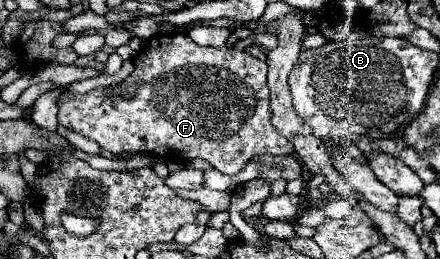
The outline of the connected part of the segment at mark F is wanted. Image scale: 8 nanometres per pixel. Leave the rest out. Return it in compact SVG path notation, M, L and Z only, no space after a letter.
M158 33L154 35L152 39L148 39L144 43L144 47L140 49L140 53L134 57L134 71L130 73L130 77L126 79L128 83L138 83L138 93L136 97L124 101L124 99L106 99L104 97L104 89L96 89L96 91L90 91L86 95L70 95L70 93L62 93L60 99L58 99L58 123L64 125L66 129L74 131L74 133L80 133L92 141L96 141L104 151L110 151L110 153L122 153L122 151L132 151L132 153L152 153L152 155L158 155L158 157L164 157L164 159L196 159L196 157L202 157L206 161L210 161L220 173L224 175L236 175L238 171L244 169L244 165L252 159L252 157L260 157L264 153L270 153L270 155L292 155L294 153L294 145L288 143L270 123L270 107L268 107L268 97L270 97L270 91L268 91L268 85L266 85L266 73L268 73L268 65L250 55L248 51L240 51L236 47L224 47L224 49L216 49L216 47L200 47L196 45L186 33Z

